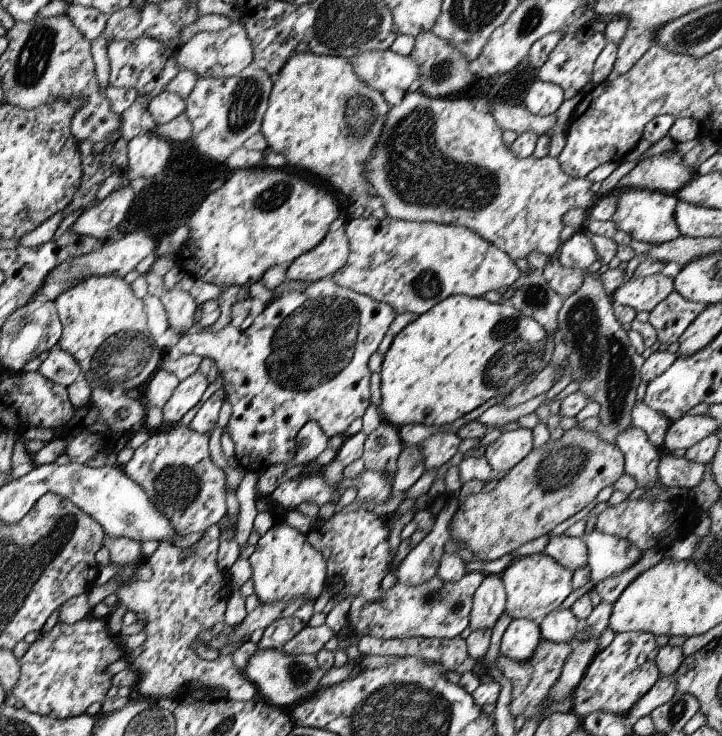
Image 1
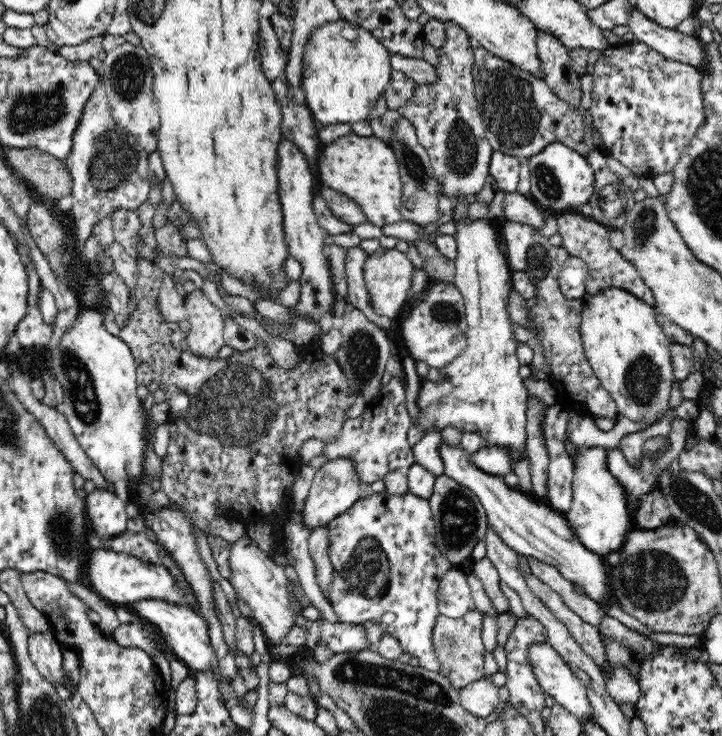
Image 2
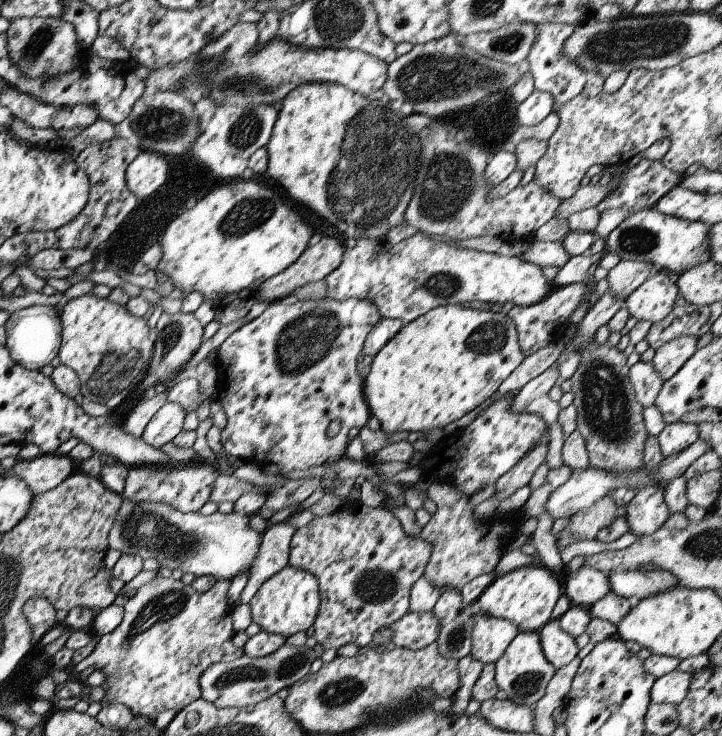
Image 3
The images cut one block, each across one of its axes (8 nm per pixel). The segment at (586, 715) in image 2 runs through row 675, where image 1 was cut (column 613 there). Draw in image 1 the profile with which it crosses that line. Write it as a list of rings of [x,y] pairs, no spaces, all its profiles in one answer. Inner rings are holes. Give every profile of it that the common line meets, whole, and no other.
[[[592,530],[585,534],[583,542],[587,552],[589,578],[594,583],[611,578],[641,558],[641,550],[624,538],[617,538]]]

